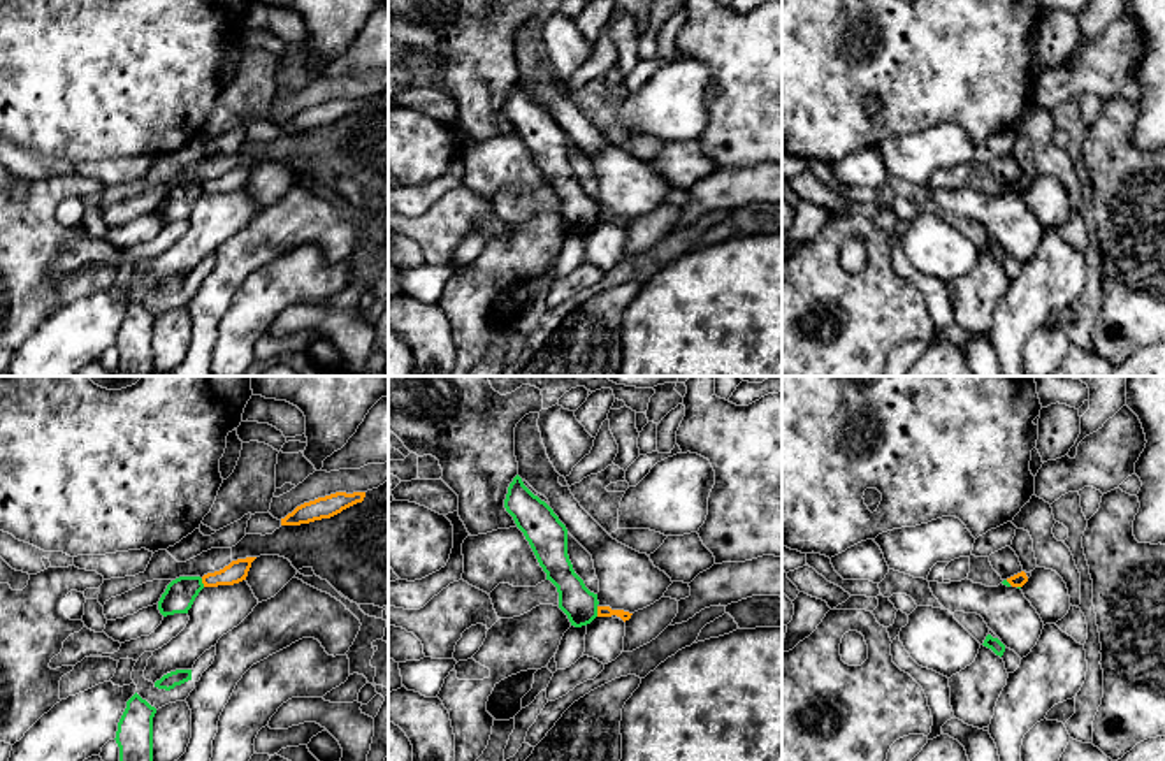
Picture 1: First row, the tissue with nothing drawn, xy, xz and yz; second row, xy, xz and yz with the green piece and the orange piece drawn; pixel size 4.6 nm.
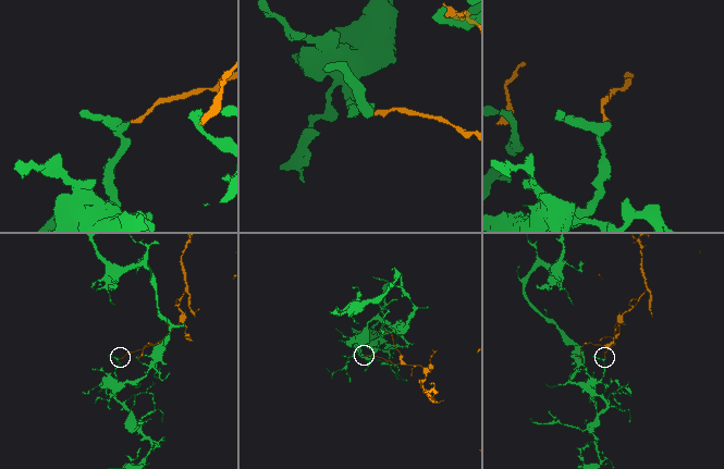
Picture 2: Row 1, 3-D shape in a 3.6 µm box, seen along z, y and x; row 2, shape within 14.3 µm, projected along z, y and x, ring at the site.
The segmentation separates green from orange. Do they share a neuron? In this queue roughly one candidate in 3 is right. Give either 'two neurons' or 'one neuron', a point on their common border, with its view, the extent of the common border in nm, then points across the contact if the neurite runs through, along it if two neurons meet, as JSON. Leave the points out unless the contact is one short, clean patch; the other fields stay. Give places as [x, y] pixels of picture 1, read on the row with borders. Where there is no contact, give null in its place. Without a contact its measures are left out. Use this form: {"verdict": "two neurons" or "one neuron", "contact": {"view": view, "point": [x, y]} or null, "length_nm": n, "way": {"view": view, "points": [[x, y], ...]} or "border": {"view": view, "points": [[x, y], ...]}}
{"verdict": "two neurons", "contact": {"view": "xz", "point": [596, 612]}, "length_nm": 50}

